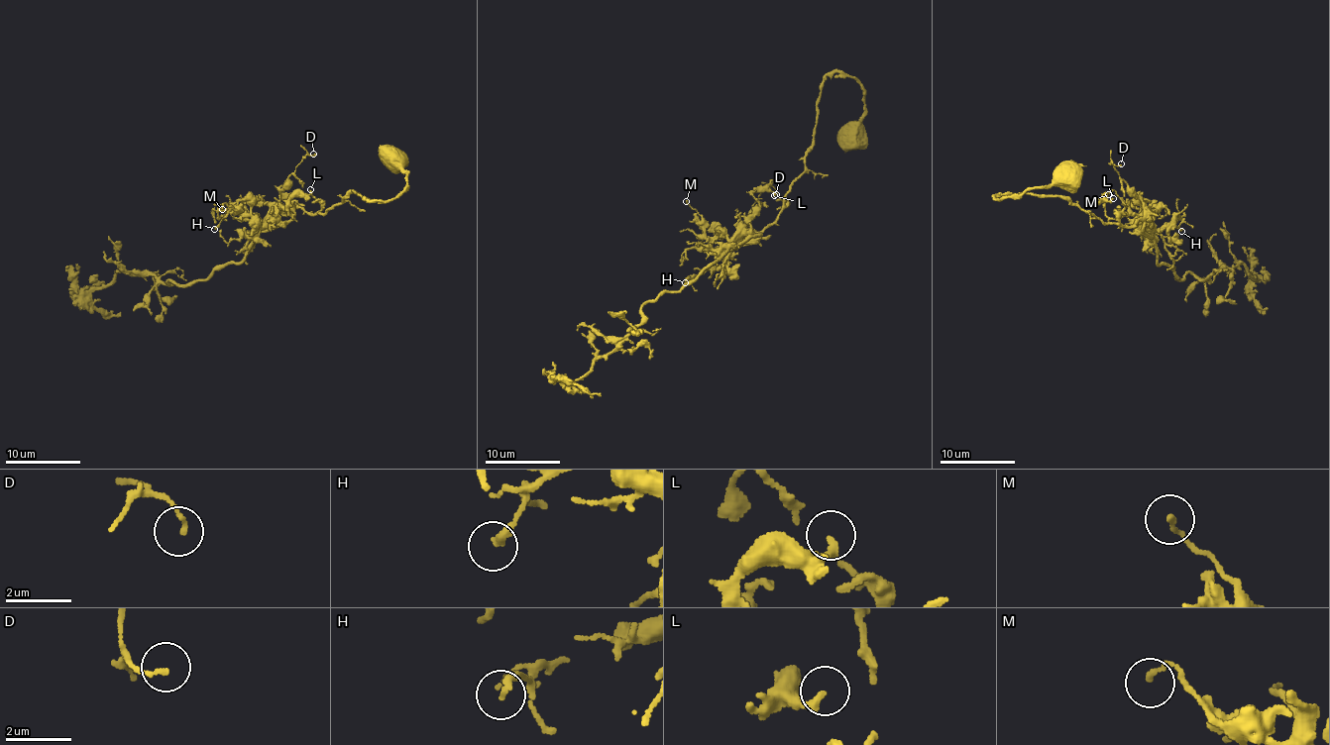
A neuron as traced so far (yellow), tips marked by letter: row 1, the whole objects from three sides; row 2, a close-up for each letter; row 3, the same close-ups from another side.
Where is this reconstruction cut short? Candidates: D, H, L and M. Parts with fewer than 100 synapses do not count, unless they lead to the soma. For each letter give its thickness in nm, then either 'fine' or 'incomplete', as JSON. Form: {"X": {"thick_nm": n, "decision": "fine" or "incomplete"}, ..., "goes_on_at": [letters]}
{"D": {"thick_nm": 120, "decision": "fine"}, "H": {"thick_nm": 220, "decision": "fine"}, "L": {"thick_nm": 240, "decision": "fine"}, "M": {"thick_nm": 140, "decision": "fine"}, "goes_on_at": []}

